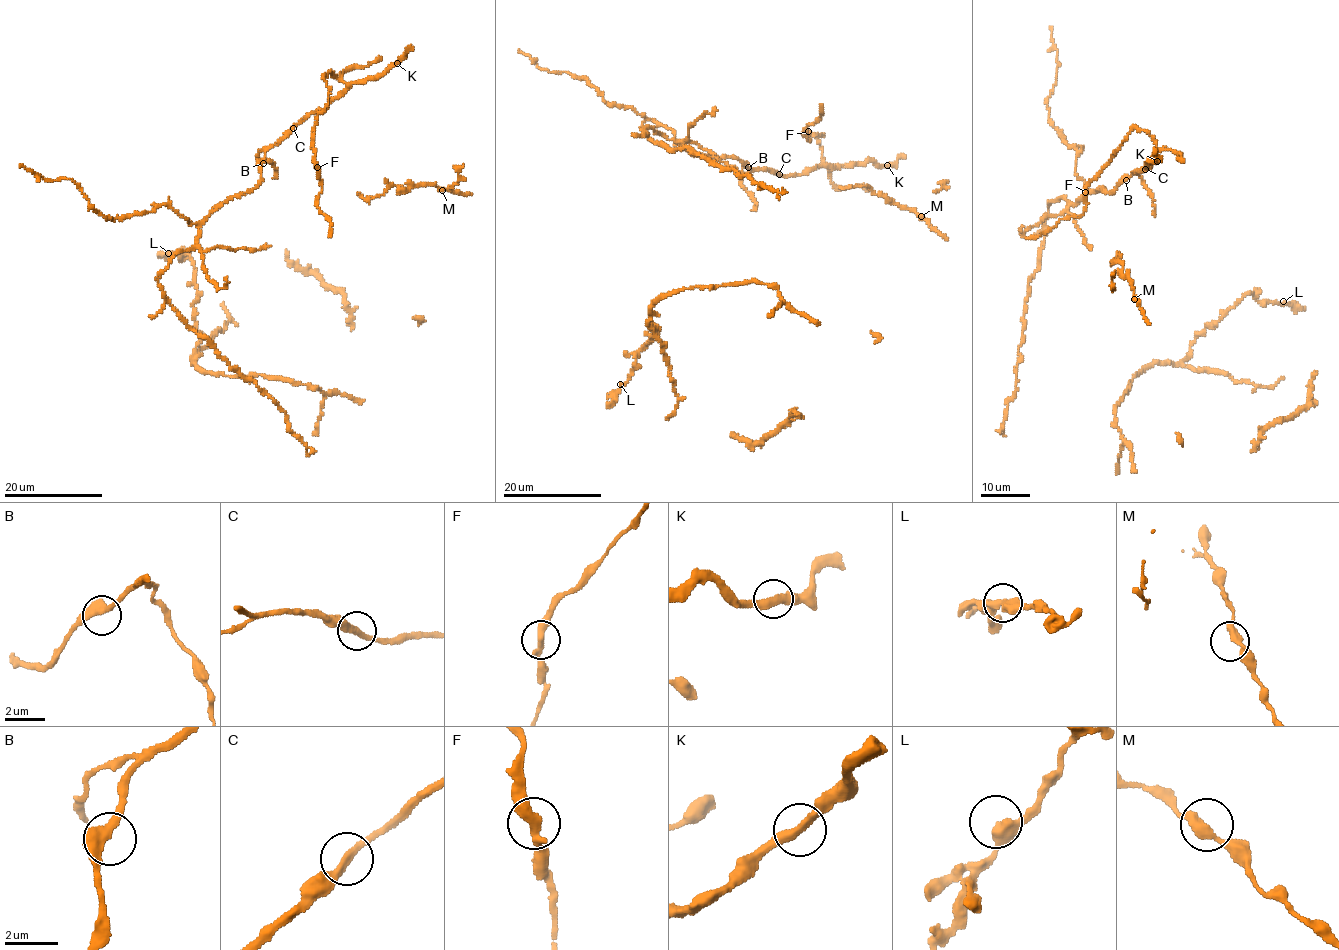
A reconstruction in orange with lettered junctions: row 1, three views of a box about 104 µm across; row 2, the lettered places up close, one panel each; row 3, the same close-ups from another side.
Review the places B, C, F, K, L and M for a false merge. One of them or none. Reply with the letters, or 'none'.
none

